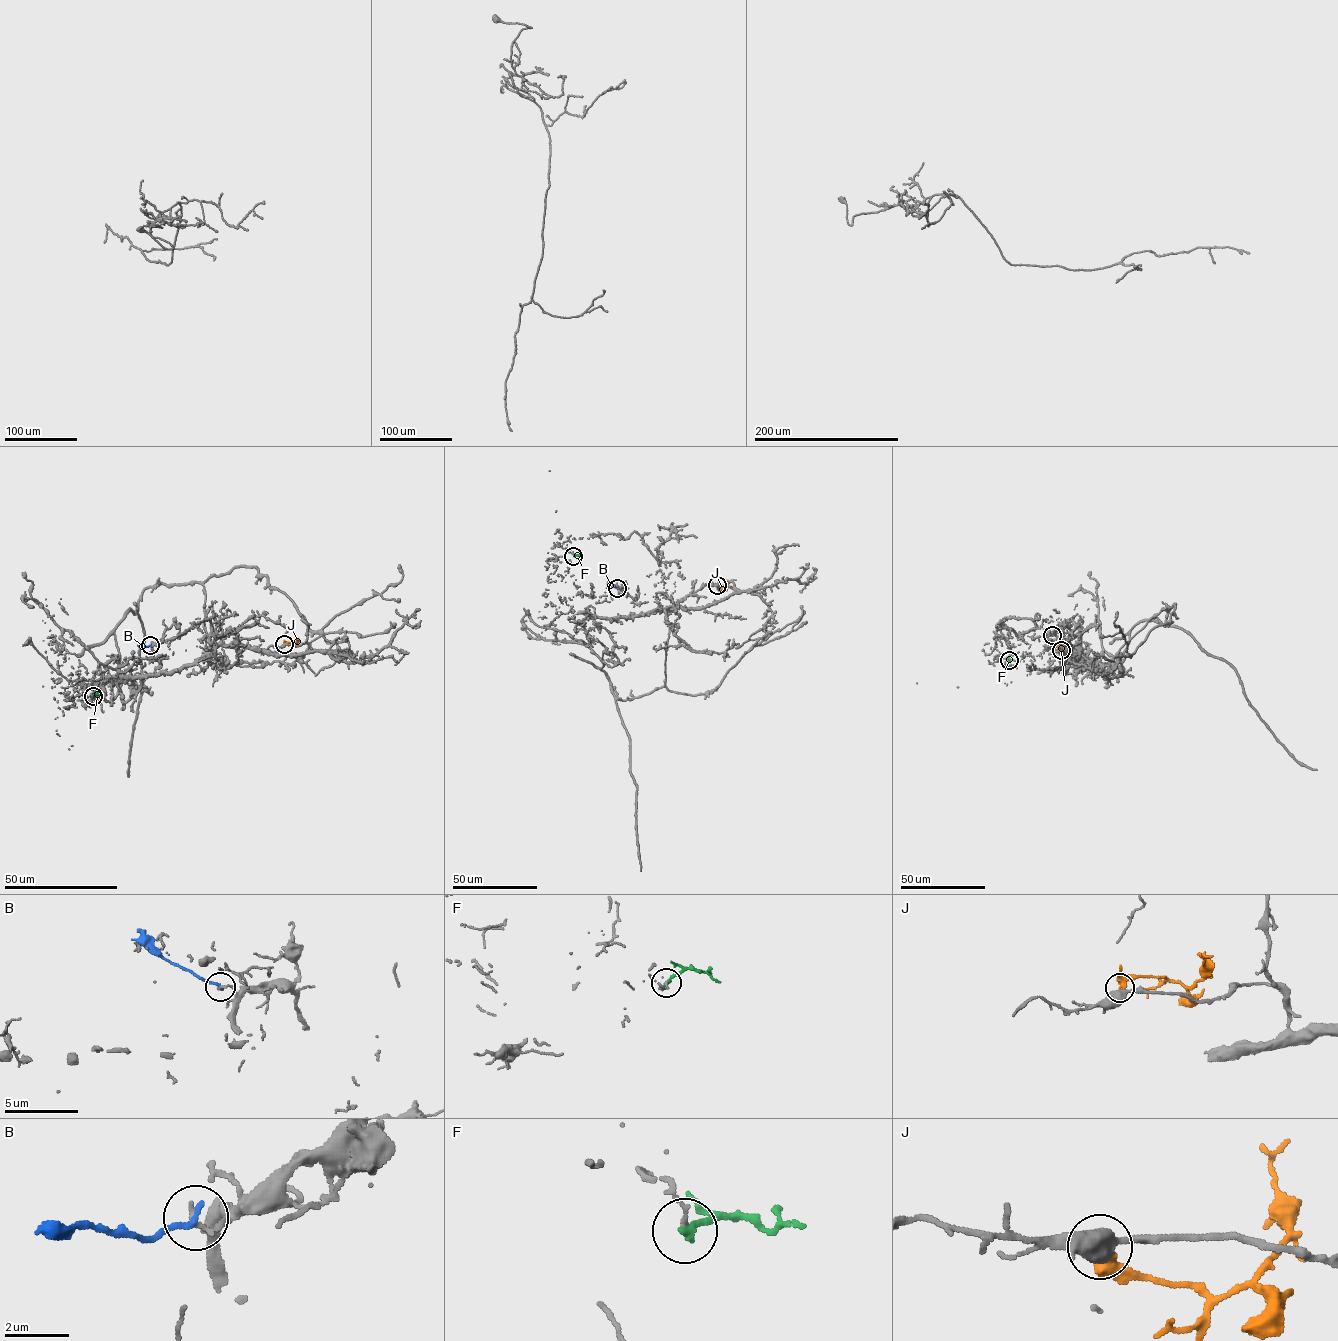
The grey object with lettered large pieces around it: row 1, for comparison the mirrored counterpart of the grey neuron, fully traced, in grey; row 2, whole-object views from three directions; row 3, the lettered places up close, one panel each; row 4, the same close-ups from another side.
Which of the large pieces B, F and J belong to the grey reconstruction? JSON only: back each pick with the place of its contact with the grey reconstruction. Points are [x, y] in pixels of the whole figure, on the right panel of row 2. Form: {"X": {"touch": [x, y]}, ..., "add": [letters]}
{"add": []}

